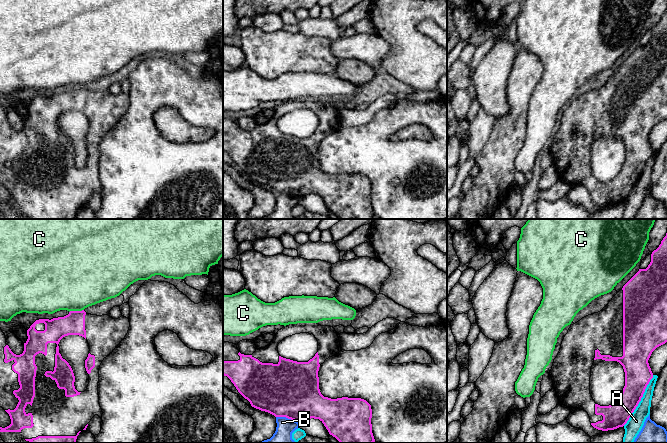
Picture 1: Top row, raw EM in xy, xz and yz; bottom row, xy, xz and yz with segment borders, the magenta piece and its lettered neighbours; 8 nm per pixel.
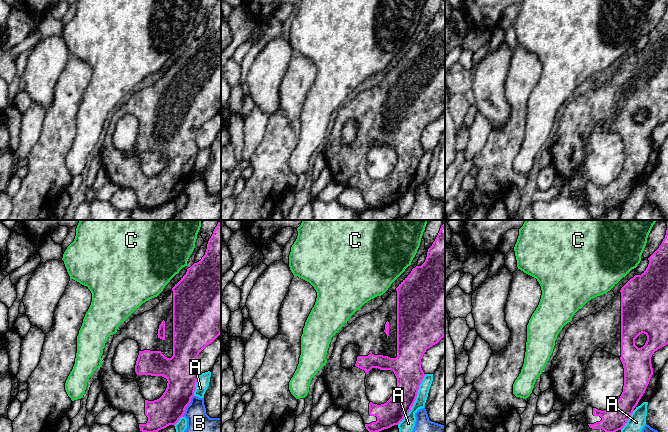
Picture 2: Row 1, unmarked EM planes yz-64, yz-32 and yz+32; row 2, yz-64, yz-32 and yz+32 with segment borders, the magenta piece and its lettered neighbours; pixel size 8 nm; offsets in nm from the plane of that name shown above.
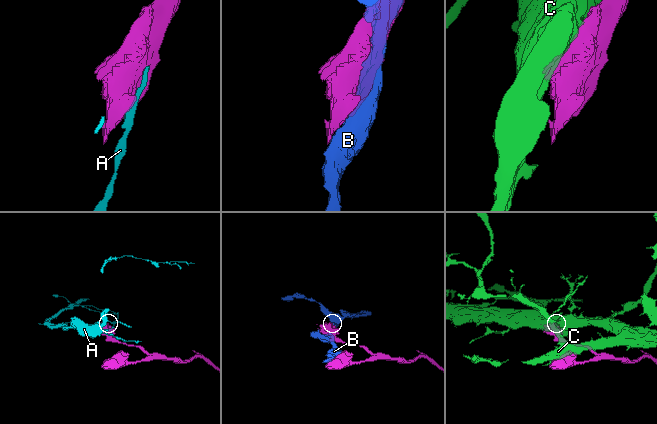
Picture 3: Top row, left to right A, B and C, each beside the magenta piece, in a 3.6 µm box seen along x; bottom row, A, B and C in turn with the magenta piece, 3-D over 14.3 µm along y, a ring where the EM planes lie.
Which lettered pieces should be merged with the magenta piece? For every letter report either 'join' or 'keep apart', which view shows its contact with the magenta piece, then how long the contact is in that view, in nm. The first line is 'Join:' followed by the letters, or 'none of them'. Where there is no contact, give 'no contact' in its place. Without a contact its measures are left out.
Join: none of them
A: keep apart | yz | 480 nm
B: keep apart | xz | 190 nm
C: keep apart | xy | 120 nm

